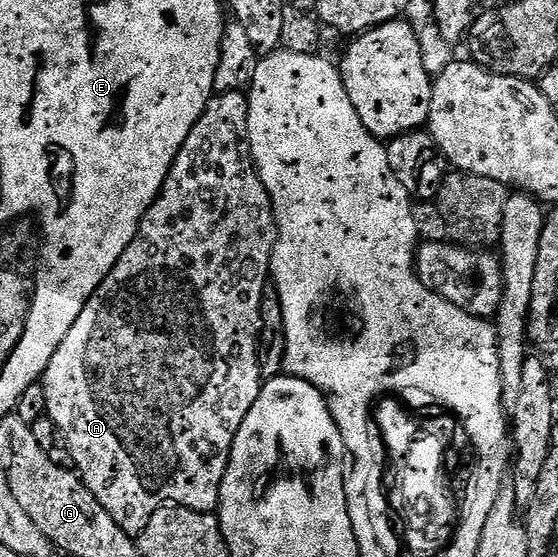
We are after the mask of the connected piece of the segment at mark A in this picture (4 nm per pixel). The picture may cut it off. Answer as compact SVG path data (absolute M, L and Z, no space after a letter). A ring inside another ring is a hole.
M222 92L213 95L212 101L206 106L206 110L202 114L202 118L198 118L198 122L194 126L194 130L190 130L190 134L186 138L186 142L182 146L182 150L176 155L176 160L172 163L172 169L168 171L166 182L162 186L159 196L156 201L150 206L150 210L142 218L138 234L134 238L134 242L130 242L130 246L126 246L126 250L122 254L122 258L118 258L118 262L114 266L114 270L110 270L110 274L100 284L100 288L88 300L88 304L82 310L82 314L78 318L78 322L74 322L74 326L70 326L70 334L66 334L66 338L62 342L62 346L58 346L58 350L54 354L54 358L50 358L50 366L45 370L42 377L44 385L44 393L46 394L46 402L48 410L46 416L54 421L58 426L58 430L63 434L64 441L68 447L68 453L72 455L72 464L75 471L78 473L81 480L92 492L96 501L110 514L110 518L114 518L114 522L118 524L120 529L128 533L129 536L136 538L143 532L144 527L150 522L150 518L159 508L167 508L175 506L177 508L189 508L195 512L210 512L217 511L220 502L220 487L222 486L222 478L228 469L228 453L232 451L232 443L238 434L238 430L242 426L242 422L246 418L246 414L250 410L250 406L254 406L254 402L260 393L260 363L261 353L256 353L256 331L260 328L260 307L264 304L264 287L269 287L270 277L269 268L271 266L271 256L274 246L276 245L276 216L272 212L272 203L268 197L268 192L262 186L260 176L256 172L256 165L252 163L252 151L250 150L250 142L248 141L248 98L244 92Z

